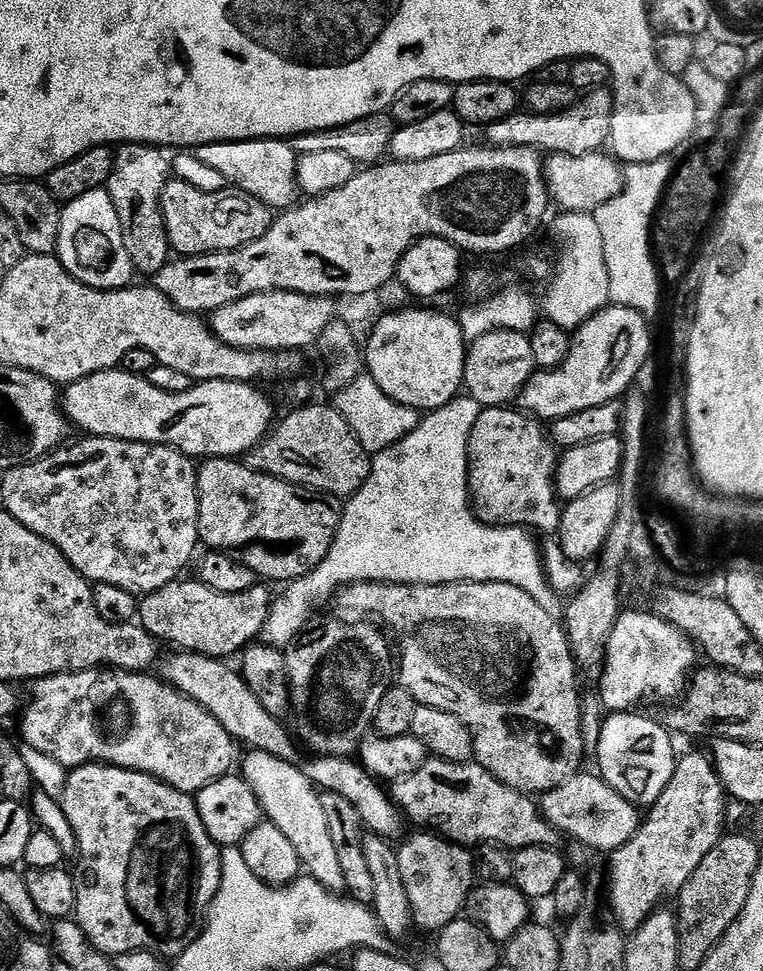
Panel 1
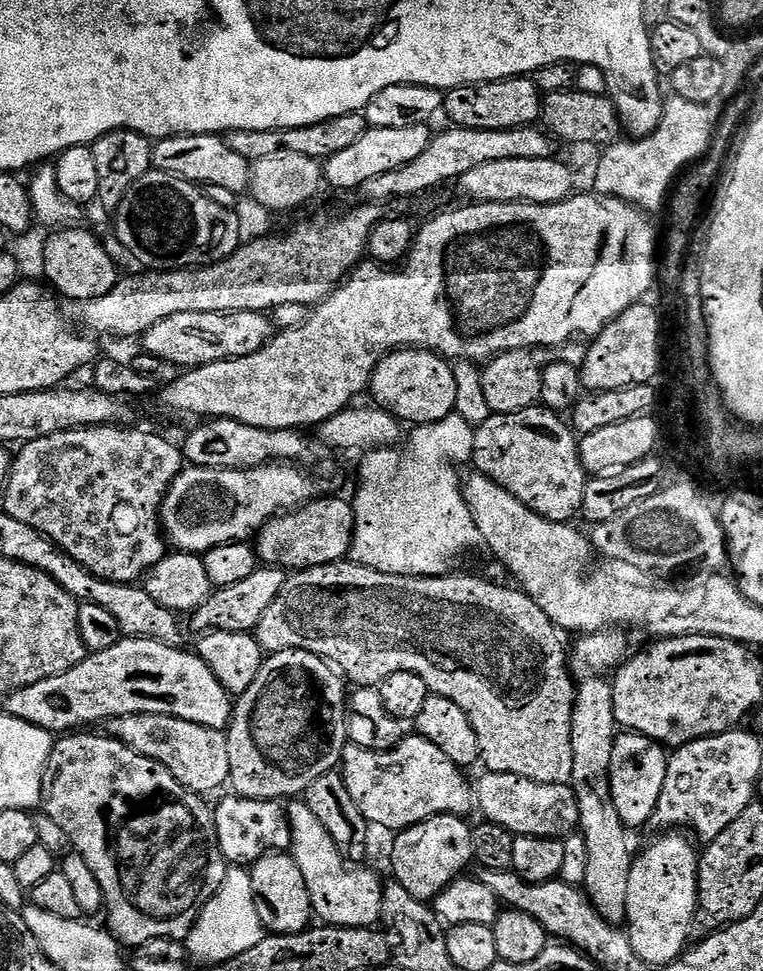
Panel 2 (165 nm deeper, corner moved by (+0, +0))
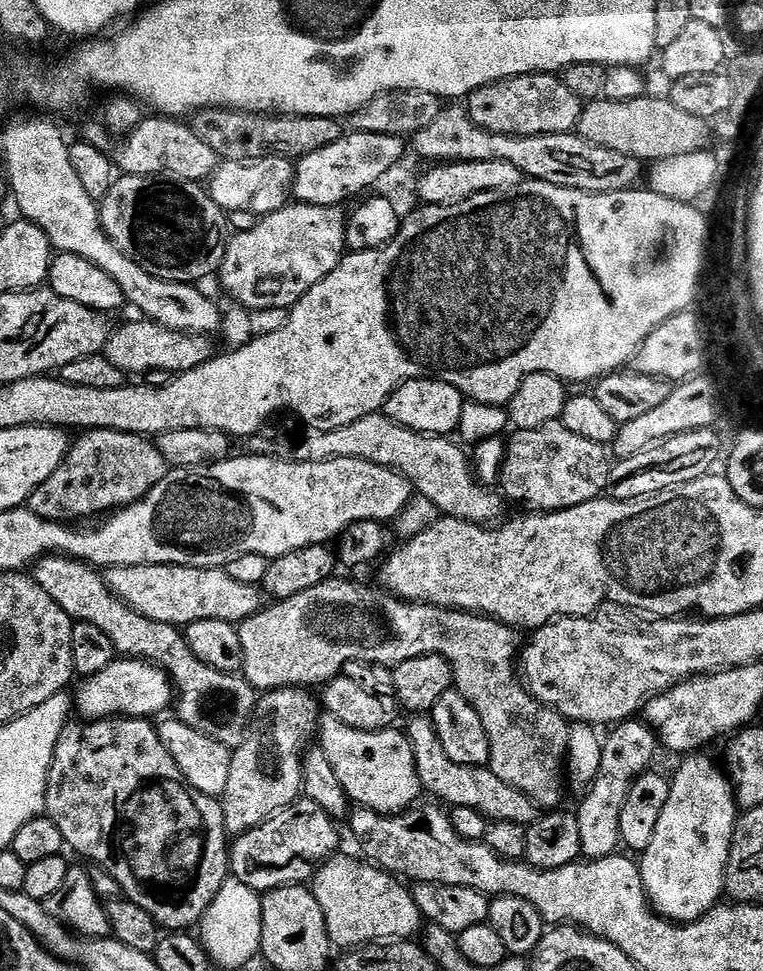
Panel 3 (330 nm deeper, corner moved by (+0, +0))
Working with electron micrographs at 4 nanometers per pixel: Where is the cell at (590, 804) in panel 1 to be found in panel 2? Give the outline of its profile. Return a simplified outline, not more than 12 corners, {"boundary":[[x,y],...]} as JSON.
{"boundary":[[485,771],[474,787],[487,823],[515,837],[579,829],[571,783]]}

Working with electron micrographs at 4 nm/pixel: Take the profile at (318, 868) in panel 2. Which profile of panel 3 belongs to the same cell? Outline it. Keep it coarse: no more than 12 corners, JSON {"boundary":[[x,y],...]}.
{"boundary":[[329,856],[310,881],[333,945],[413,939],[422,917],[391,872]]}

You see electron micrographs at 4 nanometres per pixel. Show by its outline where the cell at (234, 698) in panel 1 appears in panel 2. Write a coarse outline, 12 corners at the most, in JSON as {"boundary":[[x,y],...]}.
{"boundary":[[121,638],[11,692],[53,734],[134,714],[231,725],[195,651]]}

